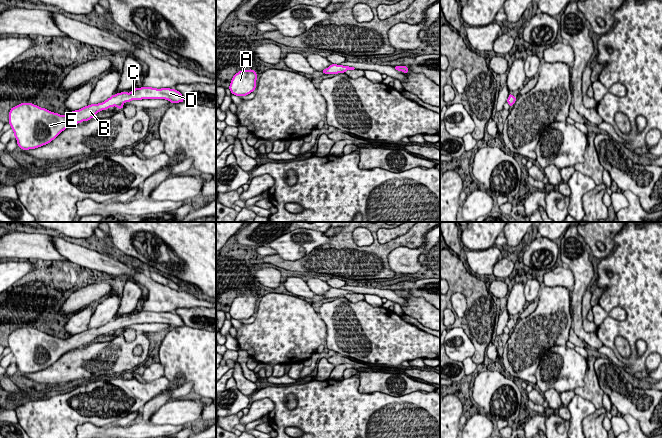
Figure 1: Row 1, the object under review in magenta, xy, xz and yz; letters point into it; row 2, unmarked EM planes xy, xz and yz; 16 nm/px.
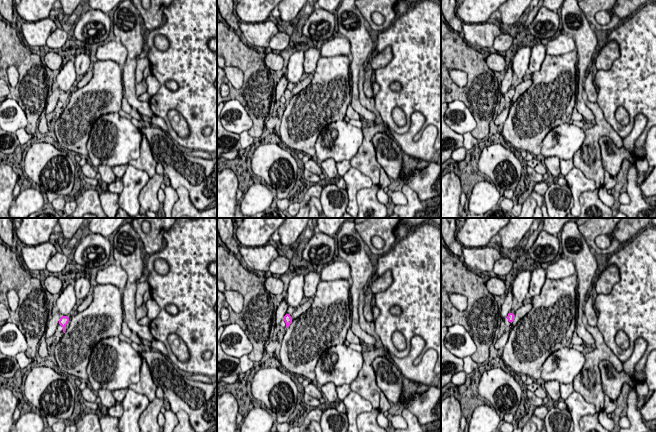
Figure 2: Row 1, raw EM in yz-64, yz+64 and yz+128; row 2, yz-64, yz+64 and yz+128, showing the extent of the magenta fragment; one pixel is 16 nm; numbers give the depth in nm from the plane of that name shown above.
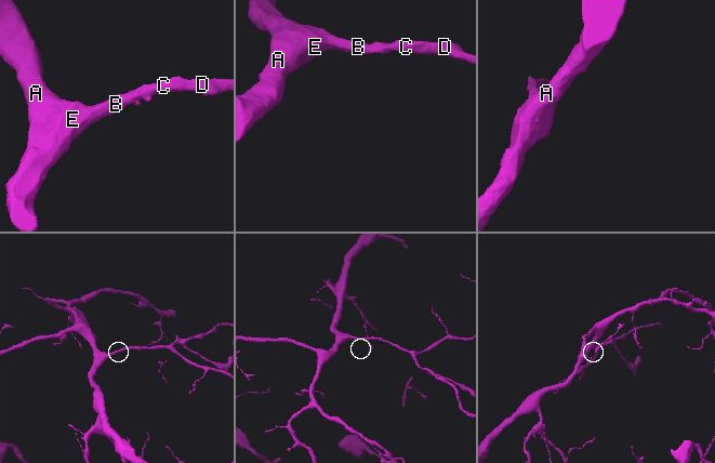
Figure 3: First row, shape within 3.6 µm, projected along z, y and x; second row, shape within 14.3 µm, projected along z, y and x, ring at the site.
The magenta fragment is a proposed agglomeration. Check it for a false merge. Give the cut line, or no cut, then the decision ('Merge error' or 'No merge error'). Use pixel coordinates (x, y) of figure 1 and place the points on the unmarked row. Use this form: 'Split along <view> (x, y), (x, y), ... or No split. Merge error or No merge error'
No split. No merge error

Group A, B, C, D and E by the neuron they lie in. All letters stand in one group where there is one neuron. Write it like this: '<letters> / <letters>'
A B C D E

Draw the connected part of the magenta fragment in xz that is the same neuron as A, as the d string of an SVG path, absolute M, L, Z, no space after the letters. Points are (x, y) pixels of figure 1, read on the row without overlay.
M252 293L239 295L231 304L229 310L231 318L241 321L255 315L257 302L257 297Z

